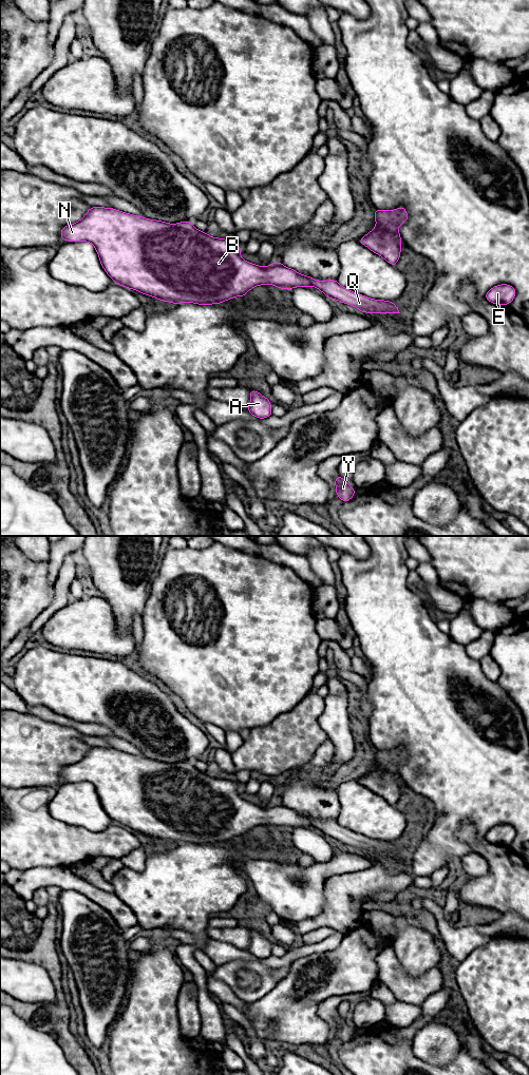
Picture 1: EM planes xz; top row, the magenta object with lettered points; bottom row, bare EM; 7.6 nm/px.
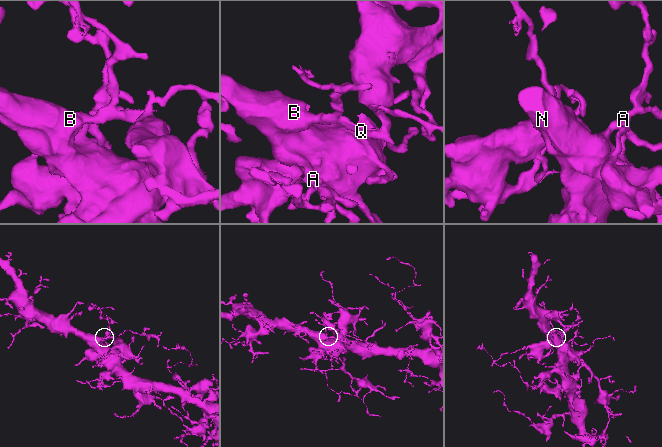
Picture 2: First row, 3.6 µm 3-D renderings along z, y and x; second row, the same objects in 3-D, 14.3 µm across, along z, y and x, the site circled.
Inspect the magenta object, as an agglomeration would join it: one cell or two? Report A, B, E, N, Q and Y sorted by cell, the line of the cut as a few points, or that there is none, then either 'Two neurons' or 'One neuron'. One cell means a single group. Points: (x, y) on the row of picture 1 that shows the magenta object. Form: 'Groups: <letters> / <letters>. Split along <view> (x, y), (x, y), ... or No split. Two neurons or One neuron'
Groups: A B E N Q Y. No split. One neuron

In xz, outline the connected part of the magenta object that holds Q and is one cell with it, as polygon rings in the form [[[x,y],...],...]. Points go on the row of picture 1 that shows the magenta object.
[[[91,207],[80,220],[64,226],[60,231],[60,237],[65,242],[91,243],[96,249],[103,270],[114,283],[139,291],[141,294],[176,305],[181,303],[222,304],[235,296],[244,297],[253,287],[270,284],[279,289],[288,290],[296,287],[313,286],[320,289],[330,300],[354,306],[365,313],[400,313],[398,307],[392,301],[374,300],[353,292],[341,286],[337,280],[318,281],[301,274],[277,261],[266,267],[246,262],[241,257],[241,248],[237,242],[212,237],[206,232],[197,230],[192,222],[169,224],[126,213],[114,208]]]

